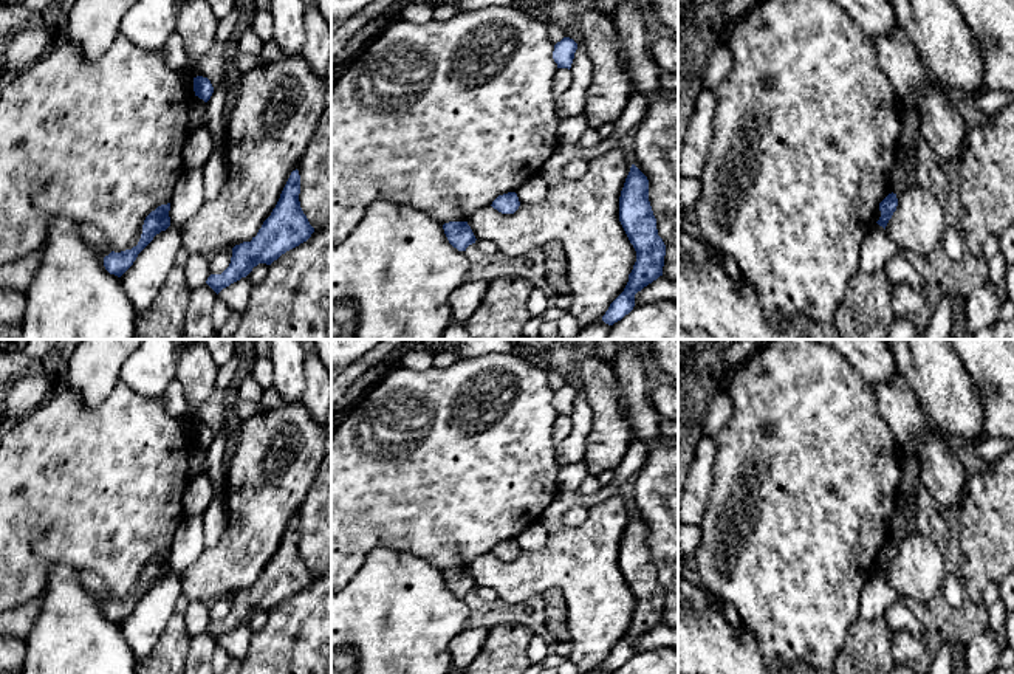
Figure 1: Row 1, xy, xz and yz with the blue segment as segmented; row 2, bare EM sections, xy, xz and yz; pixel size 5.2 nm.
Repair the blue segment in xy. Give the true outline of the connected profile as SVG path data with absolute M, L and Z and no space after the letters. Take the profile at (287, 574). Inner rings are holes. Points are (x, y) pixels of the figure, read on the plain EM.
M293 518L271 562L251 589L232 595L229 614L221 621L211 621L206 631L218 641L223 635L246 624L259 610L271 612L286 598L307 589L314 575L299 548L300 522Z

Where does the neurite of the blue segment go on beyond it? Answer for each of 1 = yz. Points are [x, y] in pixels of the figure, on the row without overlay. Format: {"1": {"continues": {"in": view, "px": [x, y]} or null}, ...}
{"1": {"continues": null}}

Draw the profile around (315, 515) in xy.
M331 404L325 421L327 446L317 476L297 511L299 548L314 576L331 572Z

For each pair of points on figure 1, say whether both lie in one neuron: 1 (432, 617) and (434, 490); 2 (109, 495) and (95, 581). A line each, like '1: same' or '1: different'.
1: different
2: different

